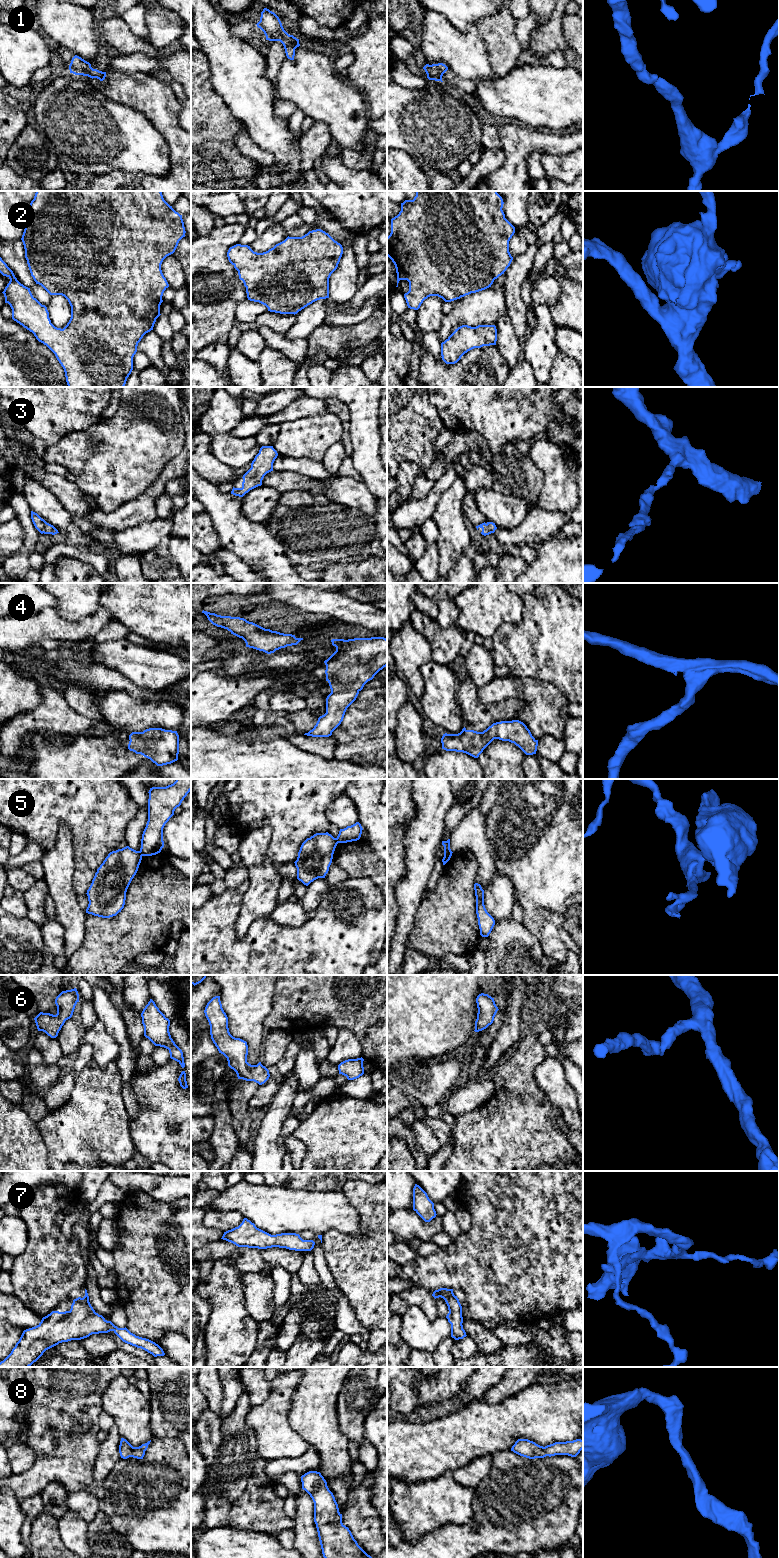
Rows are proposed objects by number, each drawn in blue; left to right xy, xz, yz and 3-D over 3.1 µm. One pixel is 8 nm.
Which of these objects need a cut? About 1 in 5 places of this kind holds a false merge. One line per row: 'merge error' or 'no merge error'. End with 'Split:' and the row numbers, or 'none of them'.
1: no merge error
2: no merge error
3: no merge error
4: no merge error
5: merge error
6: no merge error
7: no merge error
8: no merge error
Split: 5

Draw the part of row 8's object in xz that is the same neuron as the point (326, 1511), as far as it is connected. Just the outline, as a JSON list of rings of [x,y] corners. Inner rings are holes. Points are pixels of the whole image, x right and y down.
[[[309,1471],[301,1476],[302,1489],[314,1502],[314,1522],[324,1558],[372,1558],[342,1523],[342,1514],[333,1493],[320,1472]]]

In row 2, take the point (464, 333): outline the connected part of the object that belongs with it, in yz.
[[[462,325],[441,343],[441,358],[446,364],[455,364],[468,351],[483,346],[496,345],[495,325]]]

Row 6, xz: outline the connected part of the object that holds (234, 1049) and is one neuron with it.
[[[220,996],[213,997],[206,1005],[205,1016],[210,1025],[210,1035],[219,1053],[228,1061],[238,1079],[264,1084],[270,1077],[269,1070],[259,1062],[251,1065],[247,1062],[247,1042],[233,1037],[228,1028],[228,1017],[222,1008]]]

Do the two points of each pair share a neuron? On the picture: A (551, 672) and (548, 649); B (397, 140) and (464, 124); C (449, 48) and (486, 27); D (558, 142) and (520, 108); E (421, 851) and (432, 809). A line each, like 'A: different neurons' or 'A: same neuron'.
A: same neuron
B: same neuron
C: different neurons
D: different neurons
E: same neuron

